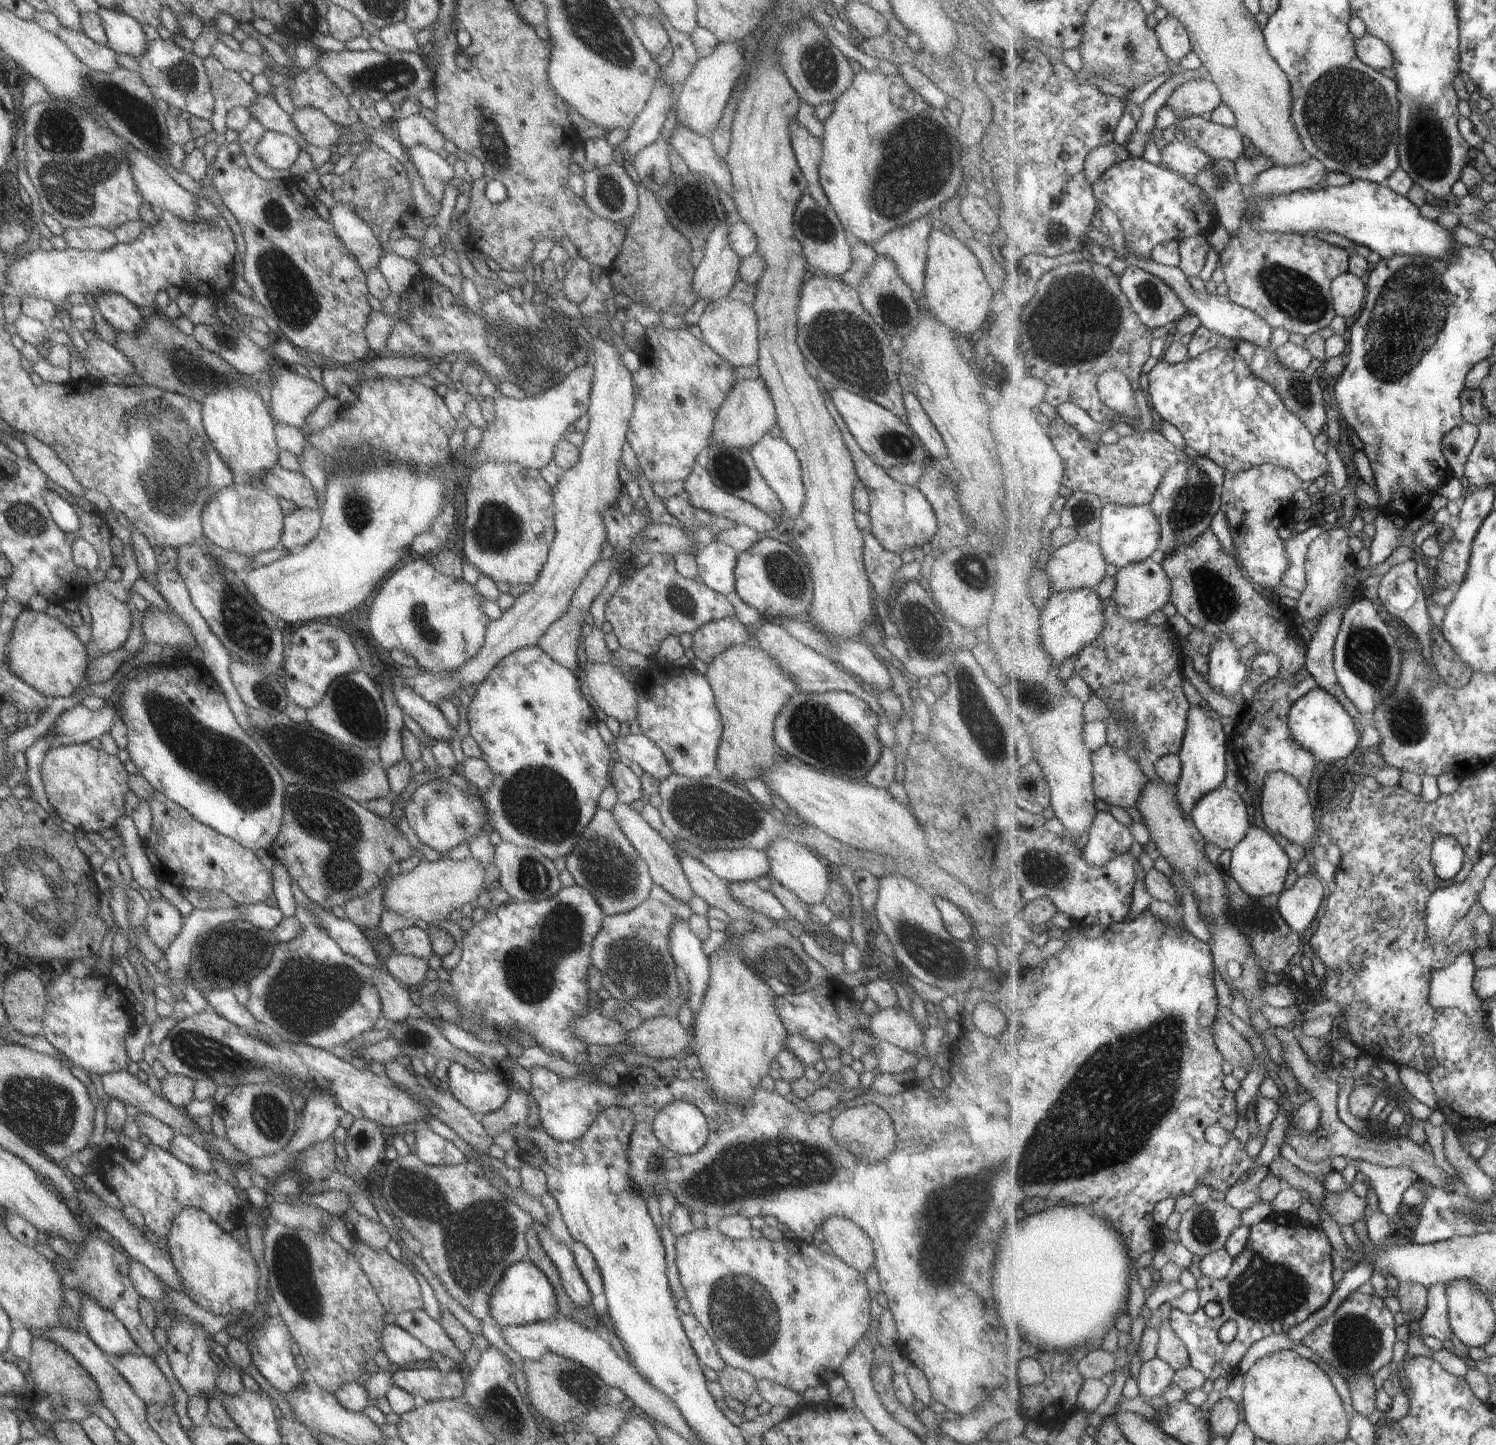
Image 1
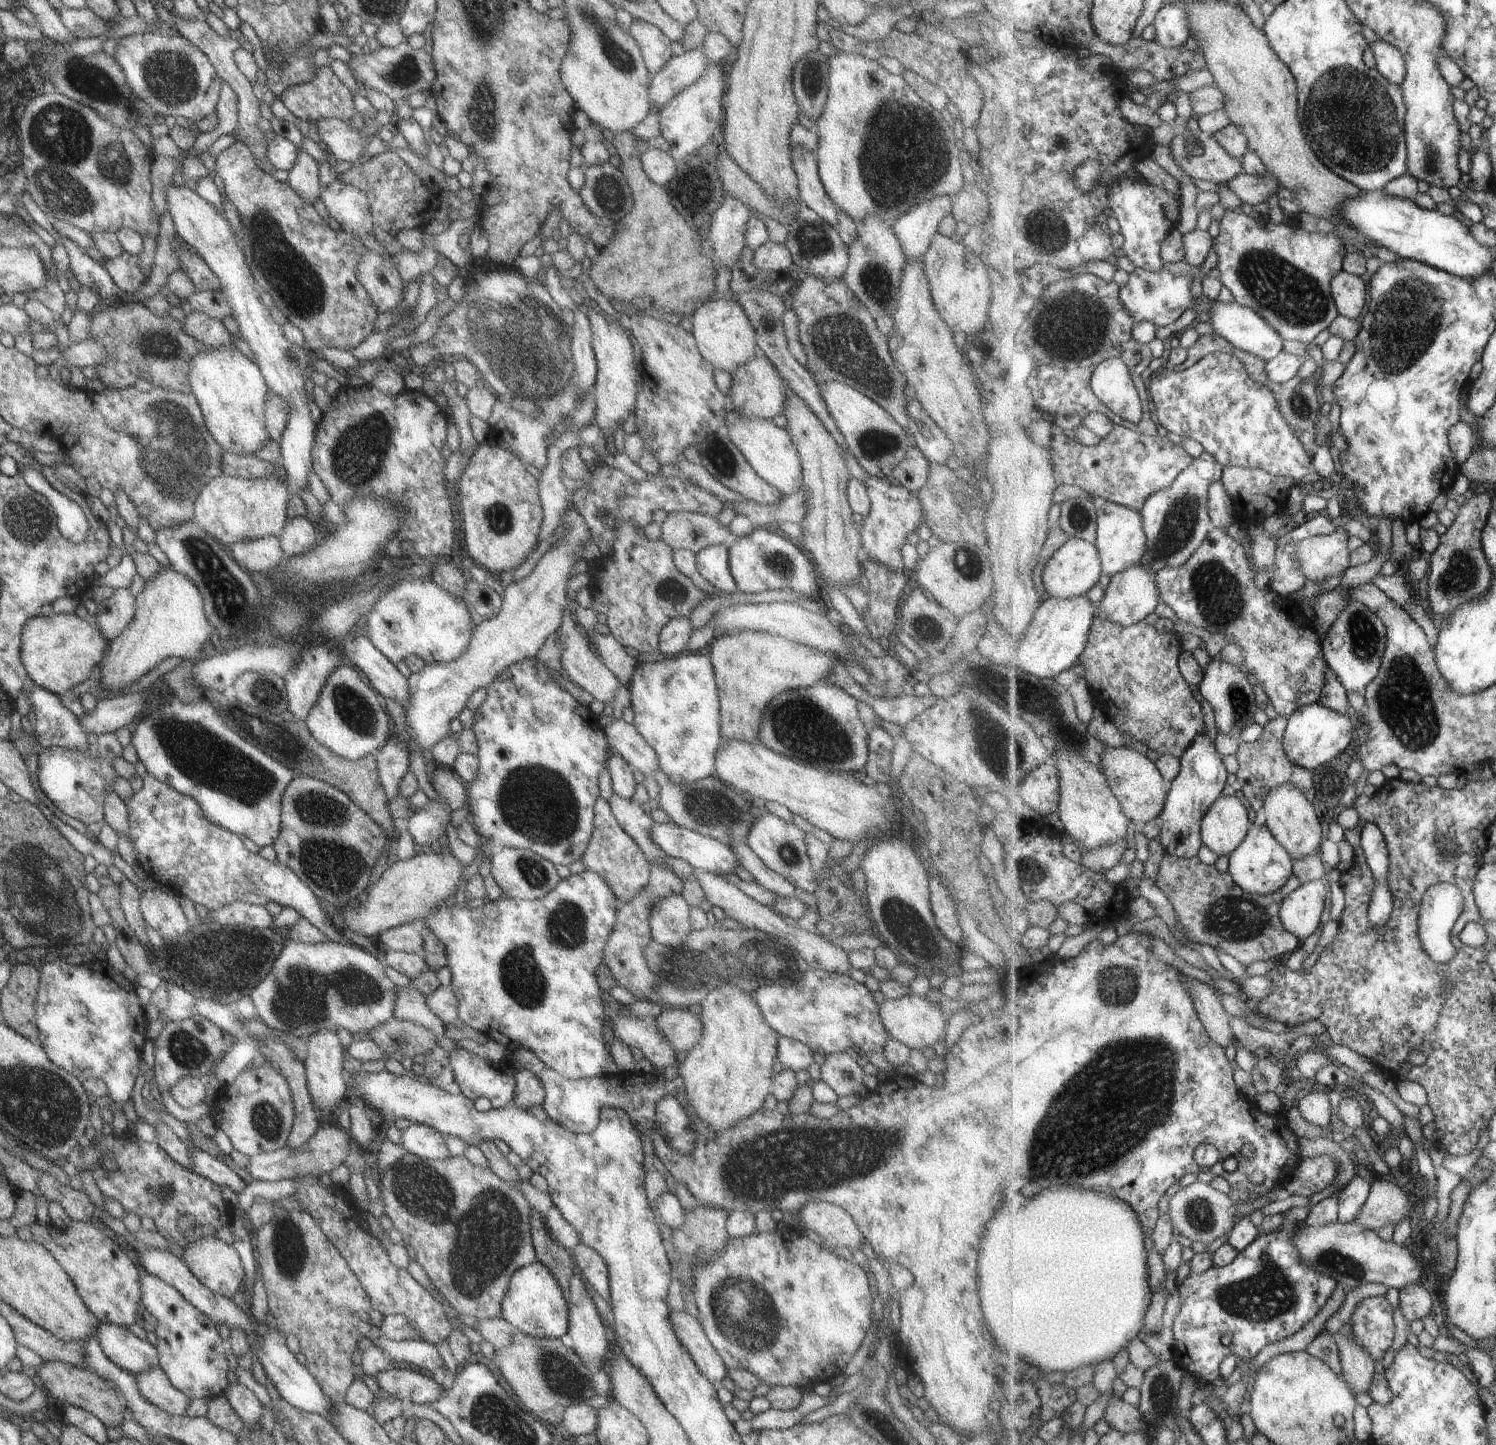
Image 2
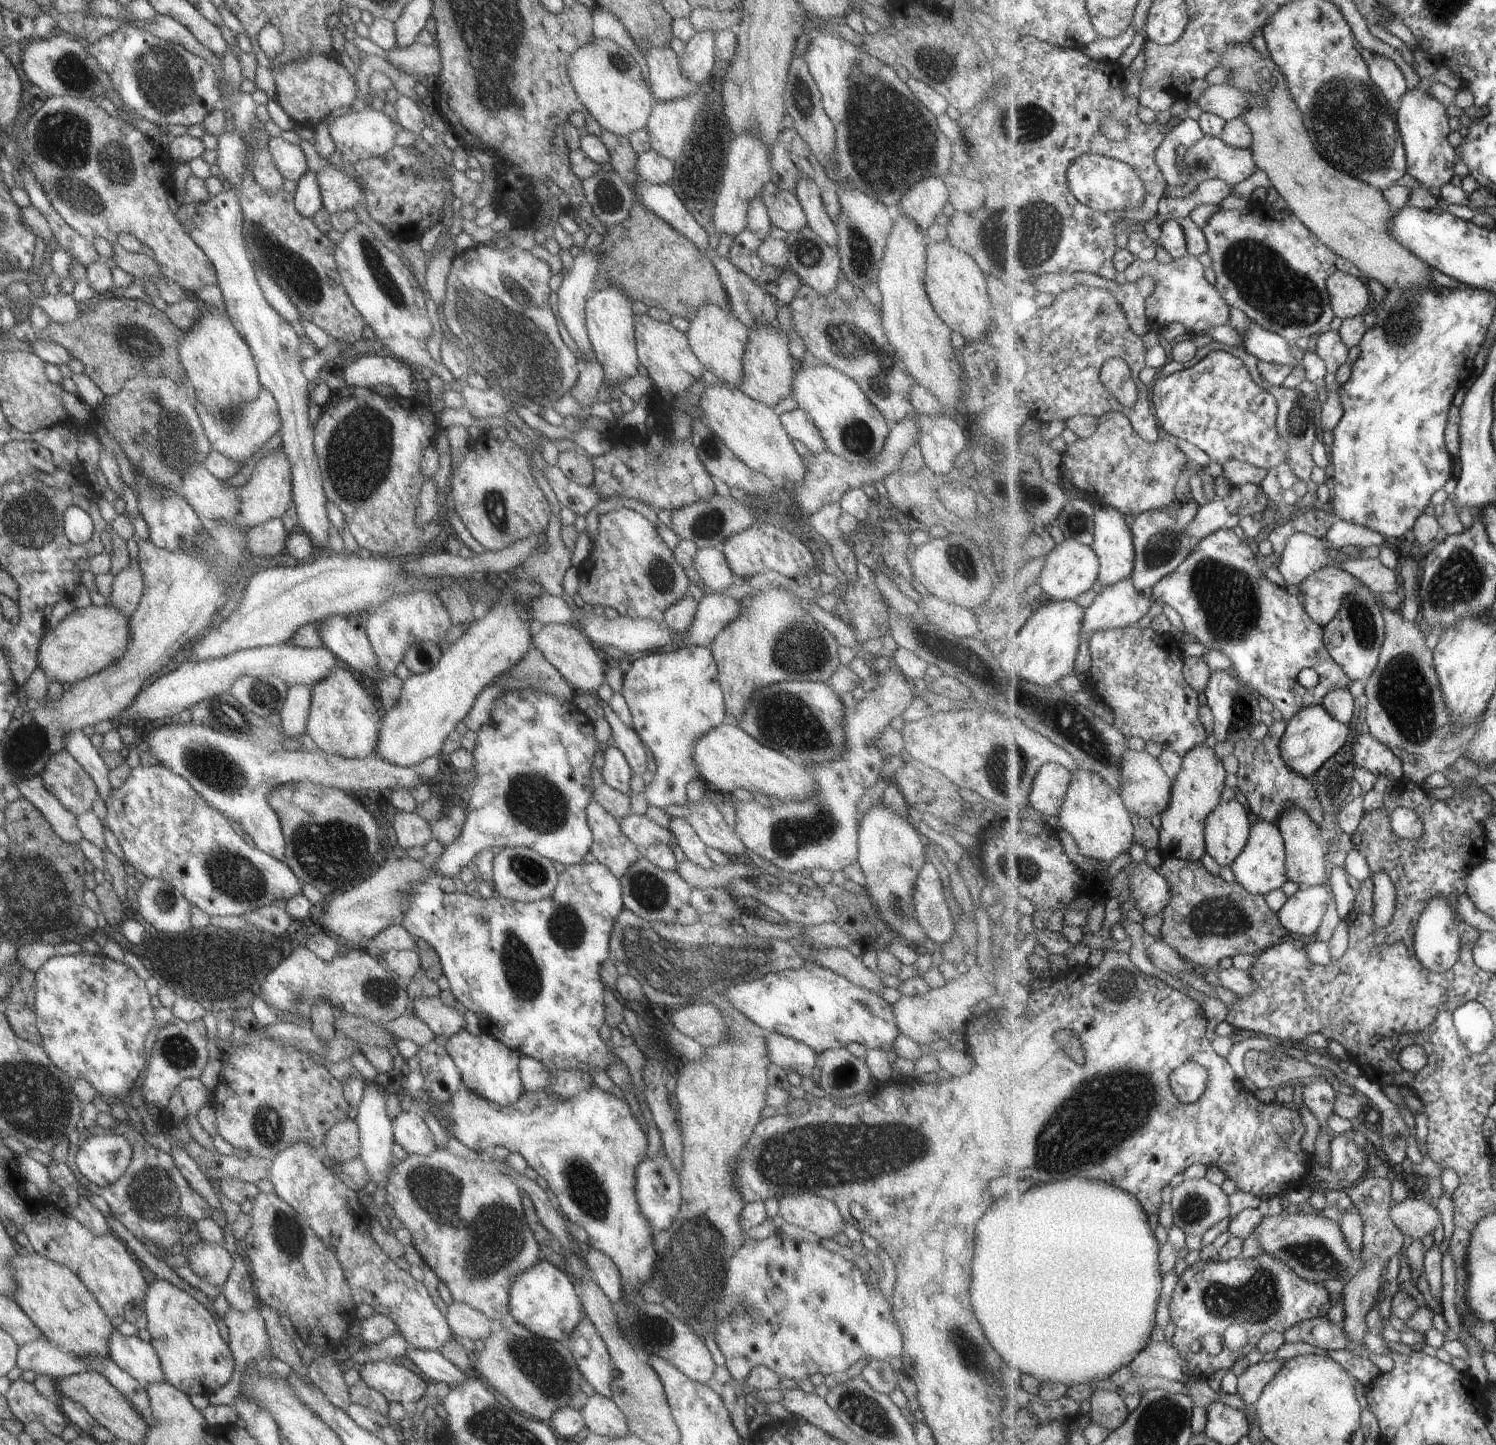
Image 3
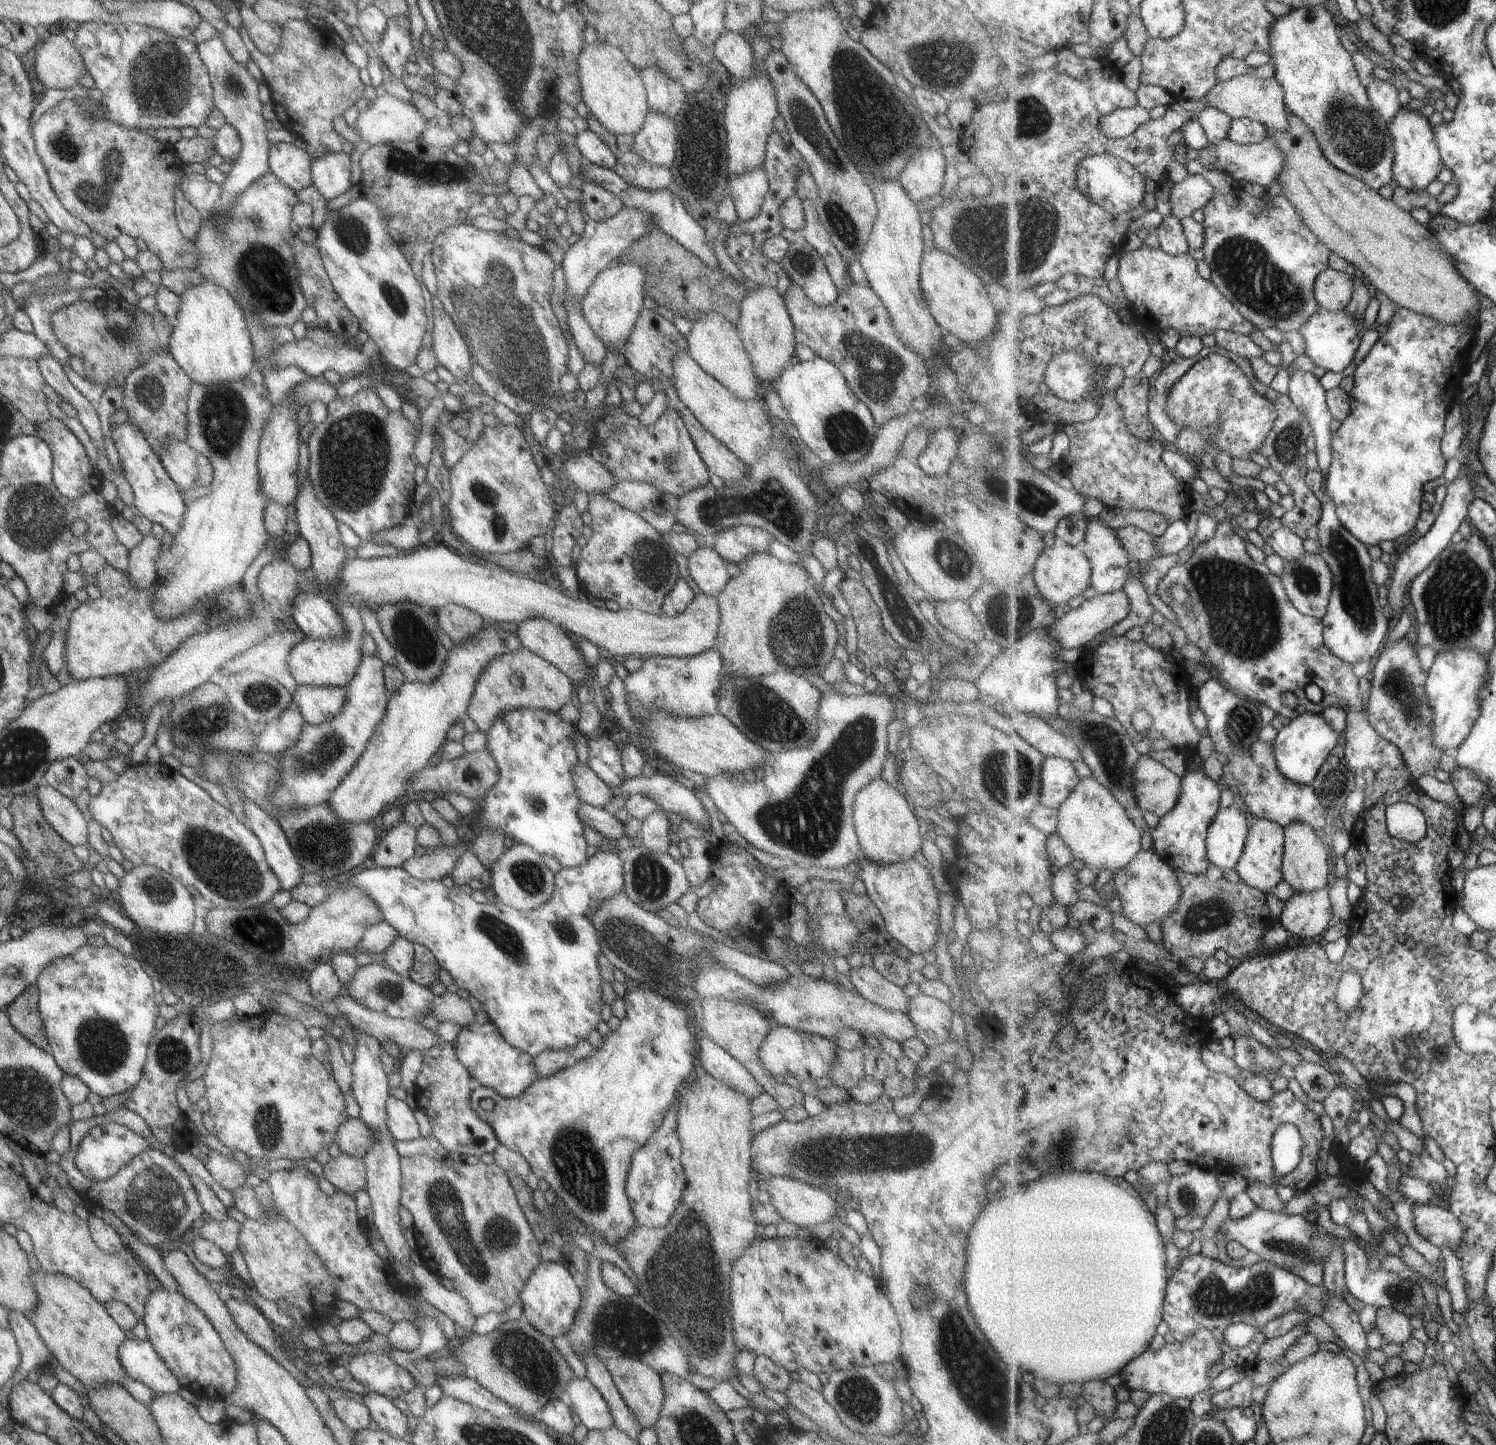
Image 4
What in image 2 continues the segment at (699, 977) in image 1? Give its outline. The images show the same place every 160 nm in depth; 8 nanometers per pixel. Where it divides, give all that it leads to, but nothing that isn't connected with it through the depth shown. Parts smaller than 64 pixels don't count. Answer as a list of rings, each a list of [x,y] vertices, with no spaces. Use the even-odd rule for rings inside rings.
[[[669,894],[657,900],[649,910],[649,934],[655,942],[671,948],[679,948],[687,938],[689,907],[681,894]]]

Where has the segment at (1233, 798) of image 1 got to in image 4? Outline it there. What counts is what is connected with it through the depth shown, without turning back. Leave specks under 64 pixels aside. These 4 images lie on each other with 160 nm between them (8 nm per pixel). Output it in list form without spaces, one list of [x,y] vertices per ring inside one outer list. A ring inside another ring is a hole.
[[[1235,805],[1221,809],[1213,820],[1208,831],[1208,856],[1222,874],[1225,870],[1237,870],[1250,828],[1247,816]]]

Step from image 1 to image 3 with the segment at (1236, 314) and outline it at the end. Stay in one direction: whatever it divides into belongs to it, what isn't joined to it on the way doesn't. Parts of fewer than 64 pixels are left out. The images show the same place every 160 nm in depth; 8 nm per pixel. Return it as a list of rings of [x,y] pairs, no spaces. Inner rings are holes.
[[[1251,323],[1242,333],[1242,346],[1248,354],[1265,363],[1289,364],[1291,368],[1301,368],[1301,360],[1295,358],[1290,343],[1279,334]]]

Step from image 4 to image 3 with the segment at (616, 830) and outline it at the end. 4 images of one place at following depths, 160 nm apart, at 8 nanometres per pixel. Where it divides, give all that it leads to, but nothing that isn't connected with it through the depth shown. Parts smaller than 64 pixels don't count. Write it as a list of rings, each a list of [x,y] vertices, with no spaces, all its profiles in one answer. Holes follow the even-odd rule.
[[[628,815],[615,820],[621,834],[636,848],[647,849],[651,844],[671,845],[675,838],[668,829],[660,828],[643,815]]]

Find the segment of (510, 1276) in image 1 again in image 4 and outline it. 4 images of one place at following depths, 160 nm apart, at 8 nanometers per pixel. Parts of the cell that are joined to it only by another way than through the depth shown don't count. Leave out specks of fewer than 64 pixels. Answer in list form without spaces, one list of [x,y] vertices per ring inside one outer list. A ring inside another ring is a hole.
[[[541,1261],[525,1280],[518,1301],[523,1308],[524,1322],[549,1338],[561,1337],[573,1324],[573,1316],[579,1309],[581,1295],[576,1277],[567,1265],[561,1261]]]

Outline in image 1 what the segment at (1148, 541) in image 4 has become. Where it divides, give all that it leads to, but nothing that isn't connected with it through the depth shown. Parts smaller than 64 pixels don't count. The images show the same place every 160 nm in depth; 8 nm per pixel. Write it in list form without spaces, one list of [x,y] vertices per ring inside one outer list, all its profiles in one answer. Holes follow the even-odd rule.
[[[1199,454],[1174,464],[1168,470],[1150,502],[1161,527],[1160,547],[1151,556],[1158,563],[1171,556],[1179,546],[1193,544],[1200,534],[1209,529],[1214,516],[1221,512],[1225,473],[1226,470],[1213,462],[1213,459]]]

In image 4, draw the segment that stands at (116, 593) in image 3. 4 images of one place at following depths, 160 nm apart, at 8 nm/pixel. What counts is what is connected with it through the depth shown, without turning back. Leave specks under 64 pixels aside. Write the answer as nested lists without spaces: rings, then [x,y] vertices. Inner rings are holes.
[[[153,534],[143,536],[135,546],[128,550],[127,580],[135,588],[147,588],[156,581],[155,560],[161,554],[161,540]]]

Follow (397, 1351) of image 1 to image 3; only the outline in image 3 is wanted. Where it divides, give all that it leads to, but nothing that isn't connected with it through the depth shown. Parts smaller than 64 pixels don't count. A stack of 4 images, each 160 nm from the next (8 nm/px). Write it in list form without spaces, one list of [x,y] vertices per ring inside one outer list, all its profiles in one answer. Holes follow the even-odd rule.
[[[408,1349],[405,1357],[421,1371],[423,1376],[435,1383],[443,1383],[447,1387],[455,1387],[467,1378],[468,1372],[461,1372],[450,1364],[438,1350]]]

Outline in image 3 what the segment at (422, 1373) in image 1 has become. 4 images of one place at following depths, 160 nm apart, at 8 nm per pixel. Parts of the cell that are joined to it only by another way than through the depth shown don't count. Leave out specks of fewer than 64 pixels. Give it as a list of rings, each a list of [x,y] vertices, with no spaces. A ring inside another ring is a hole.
[[[384,1360],[355,1364],[361,1381],[379,1392],[388,1402],[422,1401],[426,1384],[411,1370],[403,1368],[397,1361]]]

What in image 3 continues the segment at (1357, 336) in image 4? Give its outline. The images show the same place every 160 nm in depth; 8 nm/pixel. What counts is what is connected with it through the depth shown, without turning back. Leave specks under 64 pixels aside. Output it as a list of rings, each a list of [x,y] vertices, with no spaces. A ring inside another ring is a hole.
[[[1327,329],[1325,333],[1321,333],[1317,338],[1315,354],[1326,365],[1326,387],[1339,389],[1340,387],[1335,384],[1335,374],[1349,358],[1349,348],[1342,340],[1341,334],[1335,329]]]

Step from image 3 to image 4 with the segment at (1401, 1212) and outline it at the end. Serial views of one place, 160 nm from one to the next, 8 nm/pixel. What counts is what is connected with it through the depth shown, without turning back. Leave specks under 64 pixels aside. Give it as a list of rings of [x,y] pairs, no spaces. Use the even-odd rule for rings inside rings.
[[[1431,1204],[1415,1205],[1415,1228],[1432,1244],[1441,1248],[1451,1248],[1457,1252],[1466,1241],[1467,1228],[1449,1208]]]

